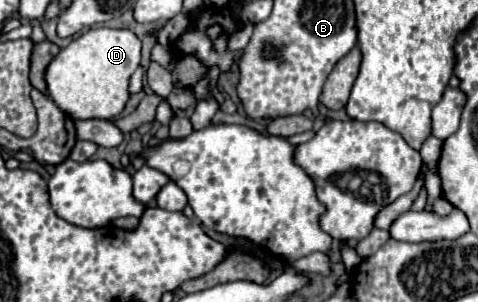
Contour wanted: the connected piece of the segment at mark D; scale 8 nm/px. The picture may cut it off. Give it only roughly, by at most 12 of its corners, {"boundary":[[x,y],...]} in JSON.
{"boundary":[[89,29],[49,63],[73,119],[115,119],[141,61],[131,29]]}

